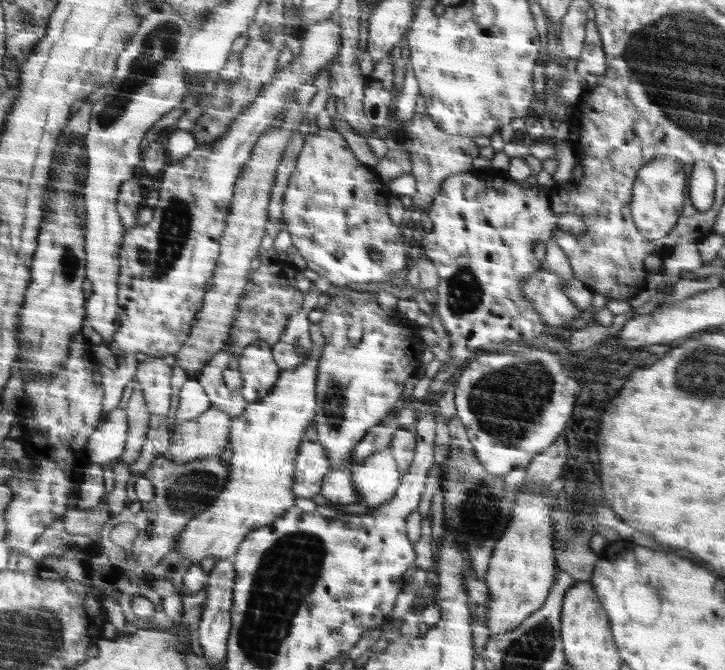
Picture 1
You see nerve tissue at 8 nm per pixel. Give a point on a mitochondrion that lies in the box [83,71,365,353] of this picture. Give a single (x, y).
(175, 227)

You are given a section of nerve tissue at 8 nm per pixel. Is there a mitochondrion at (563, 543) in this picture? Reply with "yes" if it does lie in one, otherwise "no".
yes

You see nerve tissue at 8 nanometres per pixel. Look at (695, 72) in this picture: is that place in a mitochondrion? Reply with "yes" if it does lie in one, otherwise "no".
yes

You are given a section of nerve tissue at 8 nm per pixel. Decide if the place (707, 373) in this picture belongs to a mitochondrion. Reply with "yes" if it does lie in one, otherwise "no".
yes

